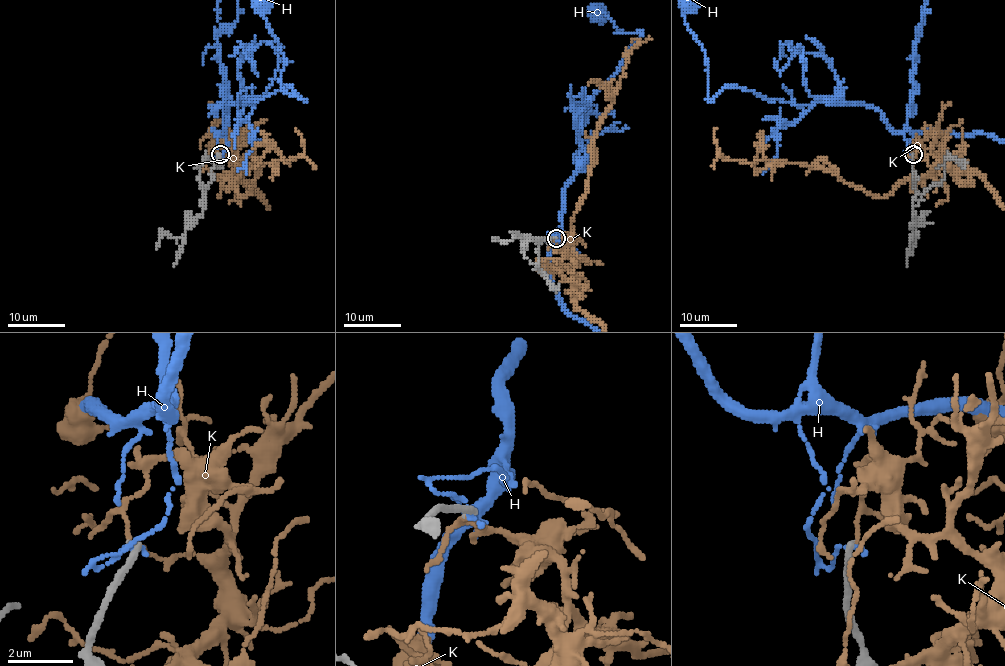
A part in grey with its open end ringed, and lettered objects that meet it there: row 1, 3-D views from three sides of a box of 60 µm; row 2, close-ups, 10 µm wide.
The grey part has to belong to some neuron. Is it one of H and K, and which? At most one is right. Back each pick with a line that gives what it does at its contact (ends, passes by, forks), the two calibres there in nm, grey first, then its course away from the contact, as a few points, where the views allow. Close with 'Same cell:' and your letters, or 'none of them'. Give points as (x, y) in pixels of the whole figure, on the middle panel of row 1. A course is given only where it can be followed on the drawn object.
Same cell: none of them

